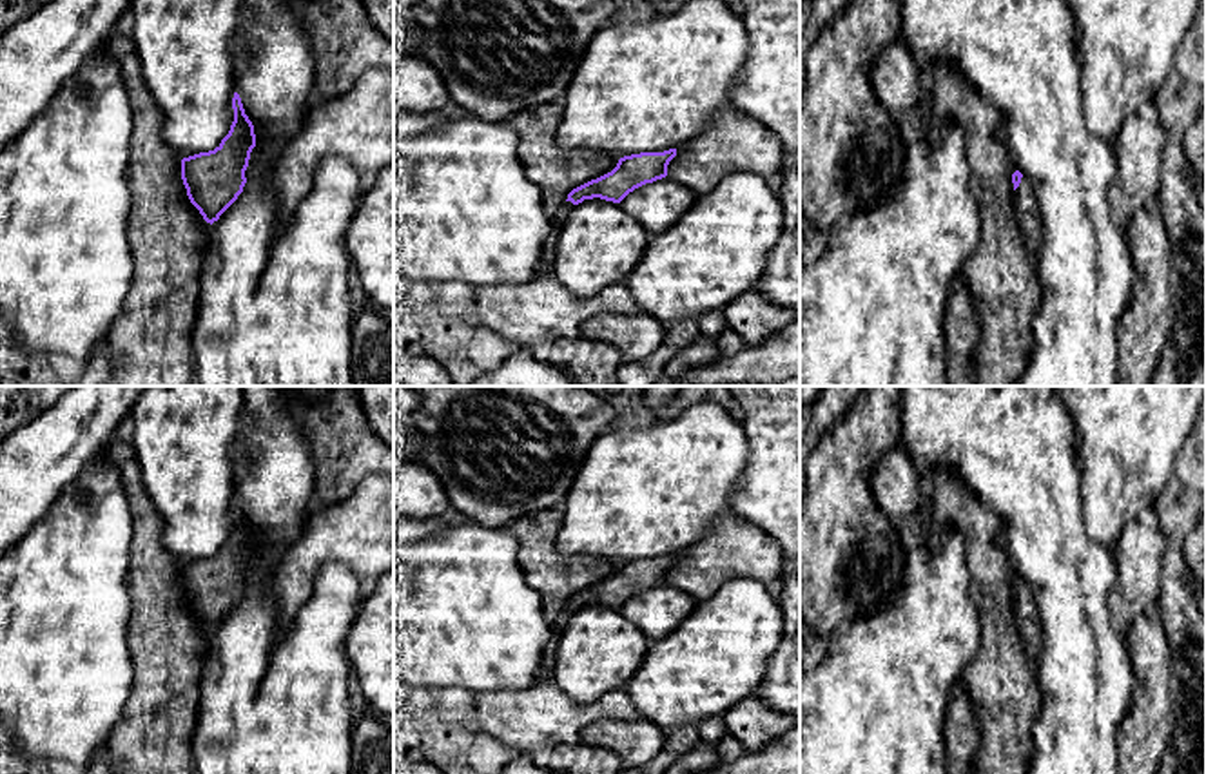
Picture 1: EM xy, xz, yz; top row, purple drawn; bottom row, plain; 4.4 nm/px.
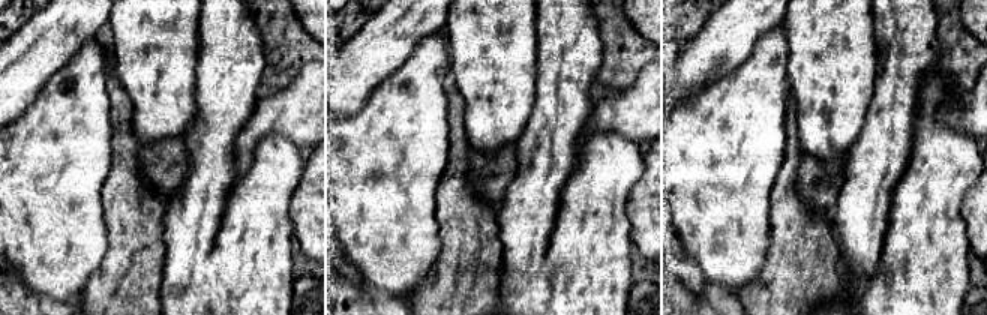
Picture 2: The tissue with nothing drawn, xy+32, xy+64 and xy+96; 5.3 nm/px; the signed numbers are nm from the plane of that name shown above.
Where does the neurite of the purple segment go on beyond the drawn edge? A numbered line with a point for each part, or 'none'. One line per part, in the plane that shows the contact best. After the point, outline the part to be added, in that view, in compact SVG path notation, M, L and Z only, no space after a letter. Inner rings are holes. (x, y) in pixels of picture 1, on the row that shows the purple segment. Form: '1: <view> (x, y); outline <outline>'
1: yz (1025, 202); outline M1026 176L1021 178L1014 192L1014 212L1025 236L1028 256L1037 263L1041 252L1041 214L1034 183Z

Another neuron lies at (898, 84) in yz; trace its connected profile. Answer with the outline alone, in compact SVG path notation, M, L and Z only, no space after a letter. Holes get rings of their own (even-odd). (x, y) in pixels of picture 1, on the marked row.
M901 42L880 51L870 67L878 102L894 116L929 102L929 80Z

